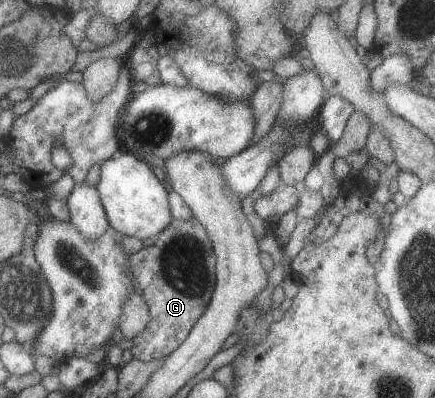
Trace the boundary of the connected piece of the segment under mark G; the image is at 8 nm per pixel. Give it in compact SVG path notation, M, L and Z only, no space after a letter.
M194 216L191 219L175 220L158 235L154 245L145 246L129 258L136 289L147 302L151 314L148 326L133 339L133 359L144 362L168 357L187 339L195 323L203 315L211 301L216 282L216 253L206 227Z

